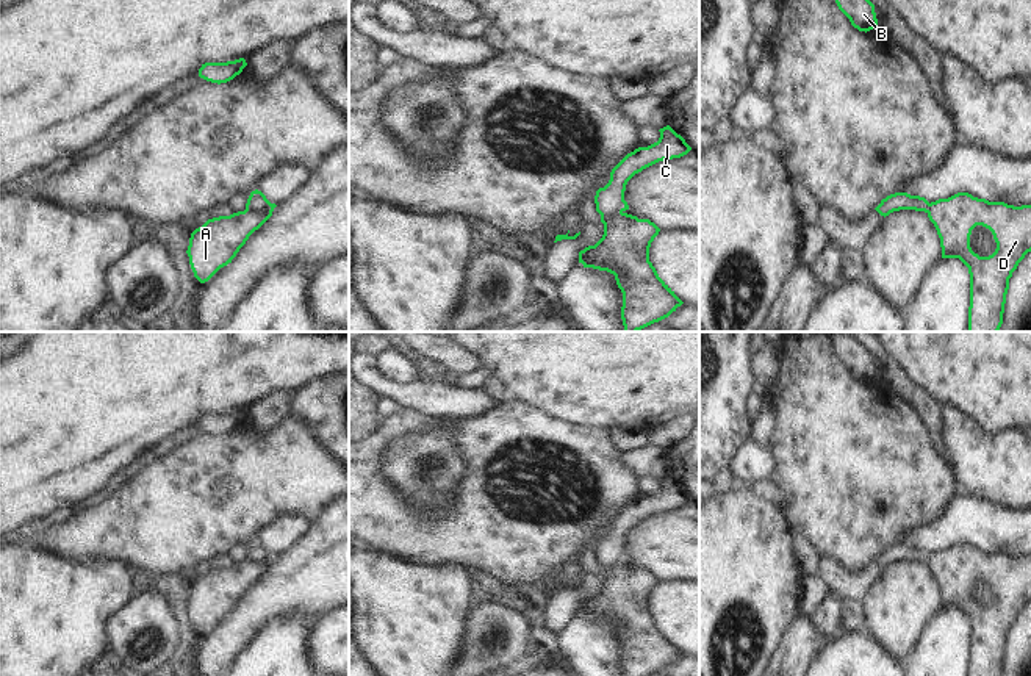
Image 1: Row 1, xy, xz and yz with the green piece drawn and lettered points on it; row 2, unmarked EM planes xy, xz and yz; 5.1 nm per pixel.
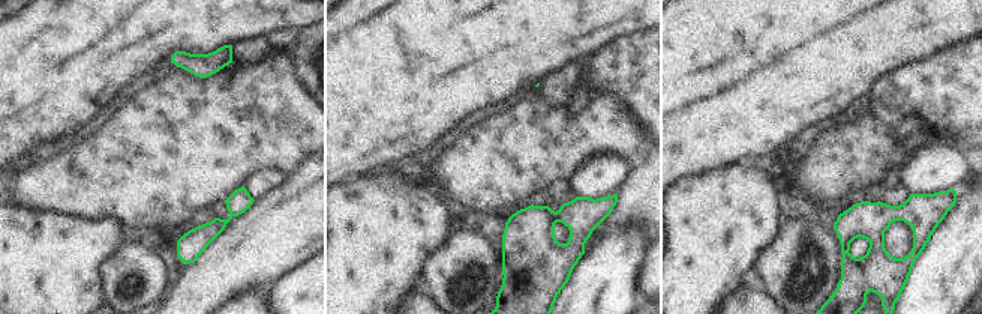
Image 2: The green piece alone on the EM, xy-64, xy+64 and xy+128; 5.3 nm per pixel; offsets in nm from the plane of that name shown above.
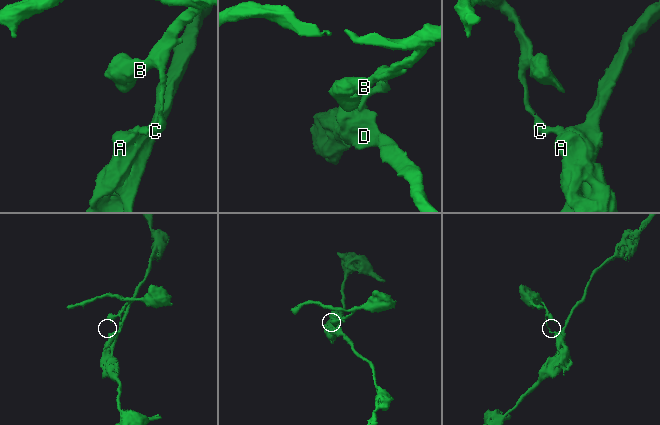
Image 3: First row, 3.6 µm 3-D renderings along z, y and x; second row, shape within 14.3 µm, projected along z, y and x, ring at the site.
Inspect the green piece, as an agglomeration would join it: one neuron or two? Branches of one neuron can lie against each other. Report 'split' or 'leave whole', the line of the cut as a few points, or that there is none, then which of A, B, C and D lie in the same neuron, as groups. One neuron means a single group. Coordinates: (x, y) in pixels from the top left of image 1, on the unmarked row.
split | xy (246, 557), (271, 562) | A D / B C

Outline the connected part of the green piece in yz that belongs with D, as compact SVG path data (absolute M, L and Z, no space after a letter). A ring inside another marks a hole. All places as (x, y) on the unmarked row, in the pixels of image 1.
M968 543L929 556L928 568L940 588L942 609L959 609L968 618L968 676L1001 676L1009 629L1031 602L1031 556L989 552ZM976 576L993 585L997 599L989 607L979 607L970 598Z

